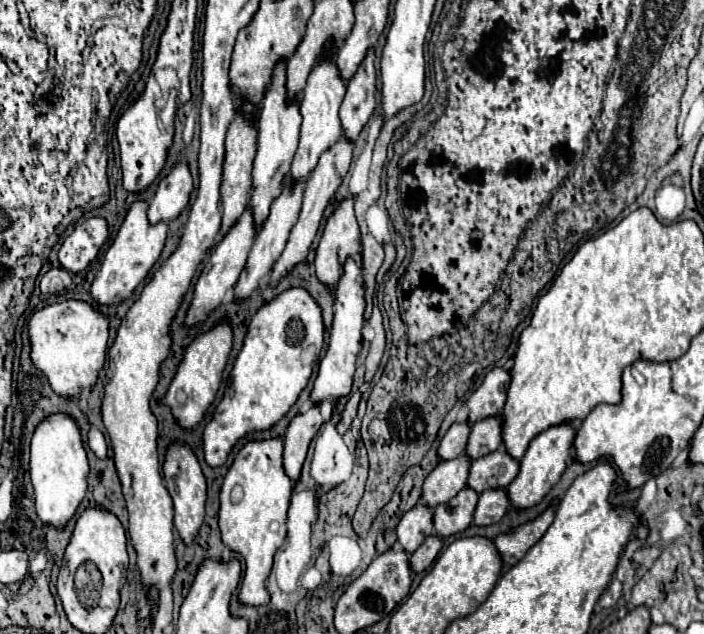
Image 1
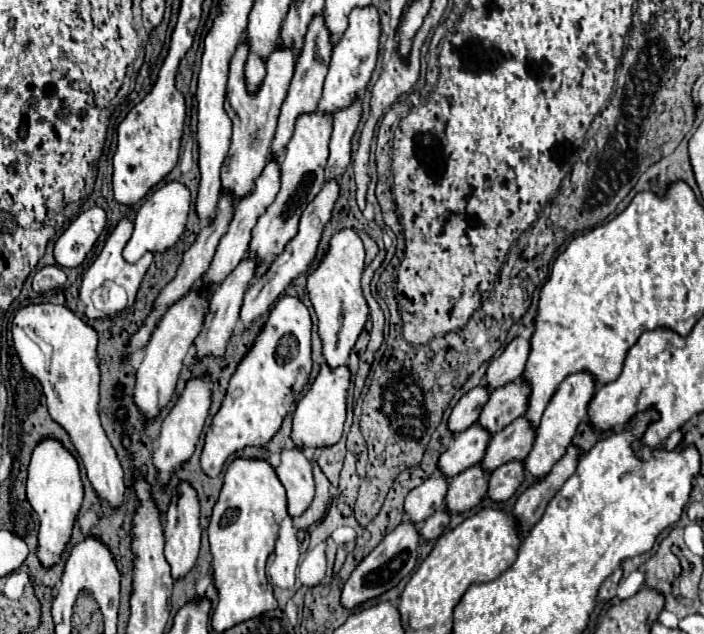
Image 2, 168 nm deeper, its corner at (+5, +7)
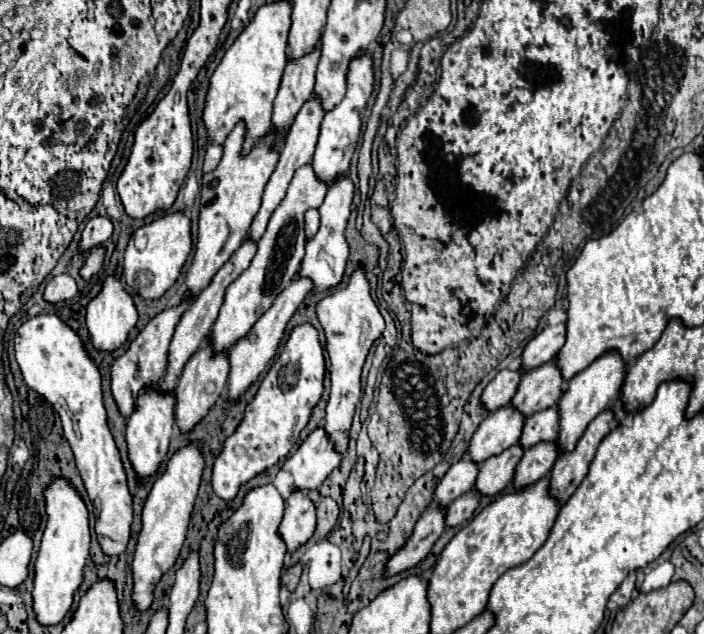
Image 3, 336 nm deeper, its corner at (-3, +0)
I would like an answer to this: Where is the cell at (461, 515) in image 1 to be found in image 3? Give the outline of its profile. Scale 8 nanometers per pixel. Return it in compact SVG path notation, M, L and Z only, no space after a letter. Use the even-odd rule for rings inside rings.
M514 444L508 450L504 450L502 454L484 460L480 464L476 486L474 486L476 492L480 492L482 496L496 496L496 494L500 494L512 482L514 468L520 462L522 454L524 454L522 446Z

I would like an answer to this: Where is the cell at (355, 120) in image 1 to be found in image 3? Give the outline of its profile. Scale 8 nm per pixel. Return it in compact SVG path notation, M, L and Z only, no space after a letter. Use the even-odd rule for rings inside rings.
M344 174L344 176L340 176L340 180L336 180L336 184L332 184L328 188L328 194L326 194L322 206L318 208L320 216L322 216L322 224L320 224L318 234L306 242L306 256L298 270L298 276L312 278L316 292L334 288L336 284L340 284L340 280L344 276L344 268L346 268L346 260L348 260L348 244L344 238L344 230L346 230L346 222L350 216L352 196L354 196L354 182L348 174Z

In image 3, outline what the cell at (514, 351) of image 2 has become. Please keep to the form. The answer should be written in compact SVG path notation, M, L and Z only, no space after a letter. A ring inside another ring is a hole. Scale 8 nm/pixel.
M564 324L544 328L540 334L536 334L522 350L520 370L530 372L532 368L538 368L540 364L550 362L558 354L558 350L562 348L564 334L566 334Z

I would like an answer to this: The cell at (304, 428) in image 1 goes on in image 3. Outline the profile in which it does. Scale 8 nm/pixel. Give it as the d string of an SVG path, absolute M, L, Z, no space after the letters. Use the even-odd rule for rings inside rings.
M296 490L290 492L286 500L284 520L278 530L290 552L294 552L314 534L316 512L318 512L316 504L310 500L306 492L296 492Z

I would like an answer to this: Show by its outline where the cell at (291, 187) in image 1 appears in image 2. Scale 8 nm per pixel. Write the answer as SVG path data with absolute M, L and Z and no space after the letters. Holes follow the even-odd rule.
M244 259L240 261L240 265L214 289L212 297L208 299L208 313L204 315L204 325L202 331L198 333L198 337L194 339L196 345L196 359L204 359L204 357L222 357L226 351L226 345L232 337L232 331L238 323L238 313L240 313L240 305L242 305L242 297L248 289L248 281L252 281L252 261Z

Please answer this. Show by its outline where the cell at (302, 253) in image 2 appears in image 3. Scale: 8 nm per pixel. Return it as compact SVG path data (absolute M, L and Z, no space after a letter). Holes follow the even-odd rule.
M296 276L292 278L292 284L280 292L280 296L276 296L272 308L268 308L268 312L264 312L264 316L260 316L260 320L252 326L252 332L248 332L248 336L244 336L244 340L240 340L240 344L236 344L236 348L232 348L230 352L230 386L228 386L228 396L232 400L238 400L244 390L260 376L260 372L268 366L268 362L272 360L272 356L278 350L278 344L282 340L284 328L288 324L288 320L292 318L292 314L296 312L296 308L300 306L300 302L304 300L304 296L312 290L312 280L296 280Z

